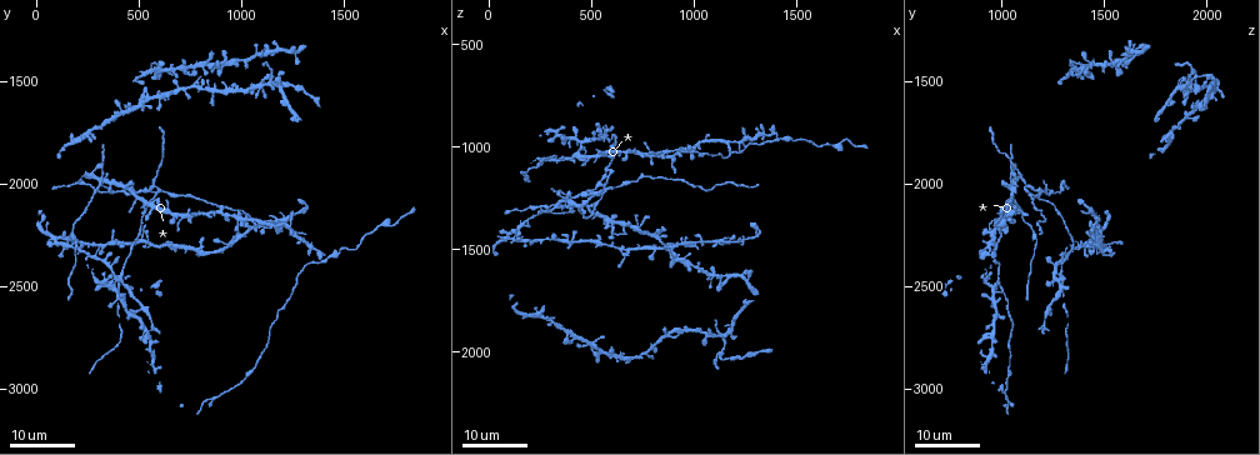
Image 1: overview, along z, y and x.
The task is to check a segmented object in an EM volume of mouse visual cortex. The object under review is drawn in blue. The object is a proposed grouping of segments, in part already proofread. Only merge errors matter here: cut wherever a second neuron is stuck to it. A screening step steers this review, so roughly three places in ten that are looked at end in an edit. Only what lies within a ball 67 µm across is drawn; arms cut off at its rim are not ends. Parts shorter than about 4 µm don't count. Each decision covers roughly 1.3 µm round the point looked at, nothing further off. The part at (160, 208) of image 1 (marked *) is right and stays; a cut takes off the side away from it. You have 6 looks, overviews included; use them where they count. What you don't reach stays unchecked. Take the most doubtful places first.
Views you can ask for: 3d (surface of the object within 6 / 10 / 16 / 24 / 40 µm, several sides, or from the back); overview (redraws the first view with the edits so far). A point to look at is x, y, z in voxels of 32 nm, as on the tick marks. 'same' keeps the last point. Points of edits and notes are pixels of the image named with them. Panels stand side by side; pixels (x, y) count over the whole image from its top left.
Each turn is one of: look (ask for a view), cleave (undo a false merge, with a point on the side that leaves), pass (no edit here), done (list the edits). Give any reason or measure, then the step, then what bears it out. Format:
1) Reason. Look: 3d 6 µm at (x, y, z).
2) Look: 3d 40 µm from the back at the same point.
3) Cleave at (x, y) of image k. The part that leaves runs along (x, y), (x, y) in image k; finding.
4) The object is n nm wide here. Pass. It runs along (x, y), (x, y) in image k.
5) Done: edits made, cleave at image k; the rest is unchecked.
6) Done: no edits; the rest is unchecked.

Two arms in line, one across. Look: 3d 16 µm at (1410, 2380, 950).

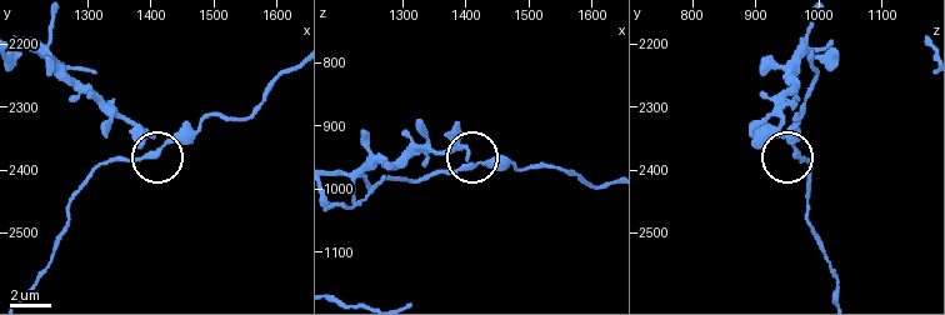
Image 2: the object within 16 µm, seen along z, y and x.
Zoom in. Look: 3d 10 µm at (1420, 2365, 965).

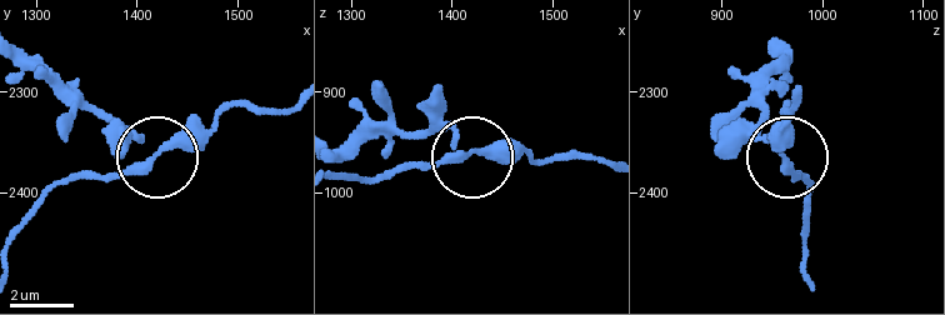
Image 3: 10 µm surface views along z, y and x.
Look: 3d 6 µm at (1416, 2366, 960).

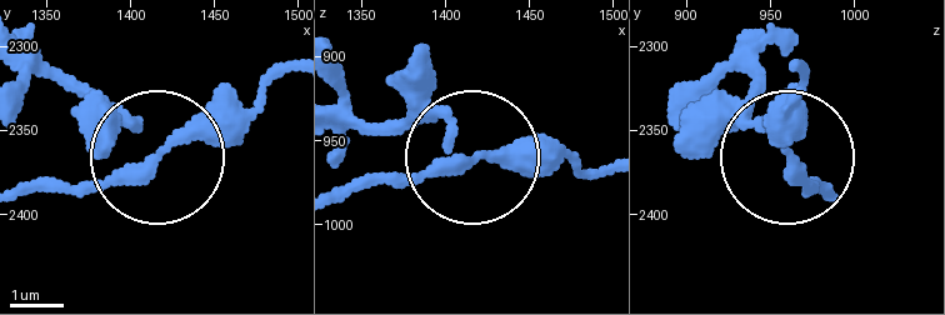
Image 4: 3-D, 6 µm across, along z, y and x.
The side arm is 18 µm long. Pass. One neuron here.

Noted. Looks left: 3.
Four or more arms meet. Look: 3d 16 µm at (410, 2480, 1280).

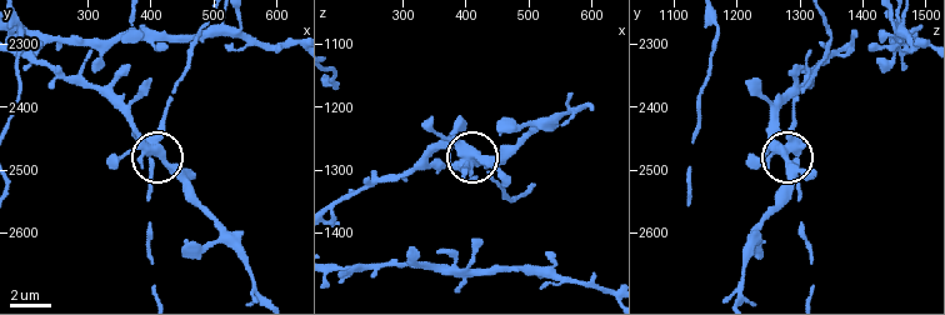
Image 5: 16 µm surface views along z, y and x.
Look: 3d 6 µm at (400, 2475, 1265).

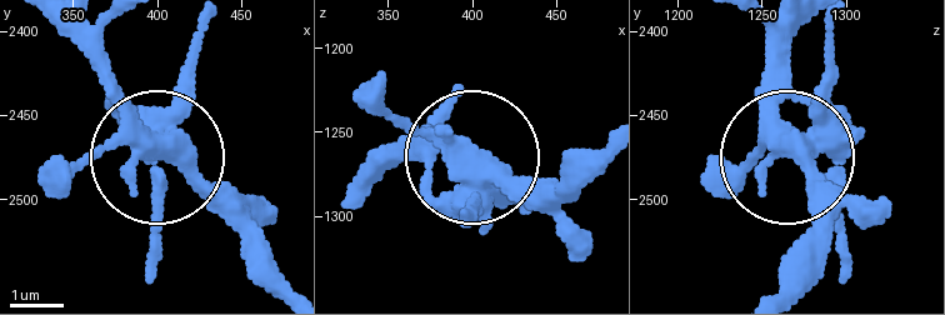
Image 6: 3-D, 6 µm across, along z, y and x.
The object is 410 nm wide here. Pass. It runs along (209, 24), (186, 119), (159, 154), (266, 261) in image 6; one neuron here.

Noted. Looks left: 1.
Done: no edits; the rest is unchecked.

